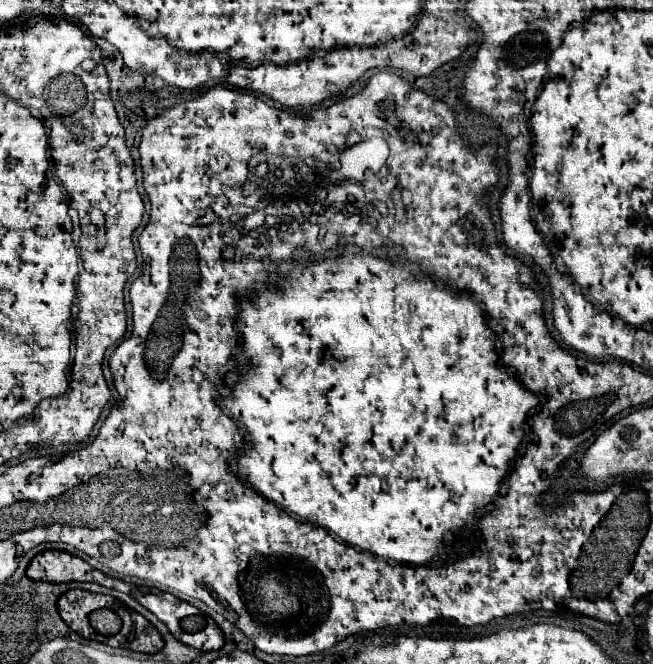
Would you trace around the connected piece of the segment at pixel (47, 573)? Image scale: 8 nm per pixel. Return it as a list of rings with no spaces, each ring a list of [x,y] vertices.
[[[58,551],[38,553],[26,569],[30,579],[44,579],[50,583],[68,583],[68,581],[96,581],[108,587],[108,577],[100,571],[94,571],[86,561]]]

